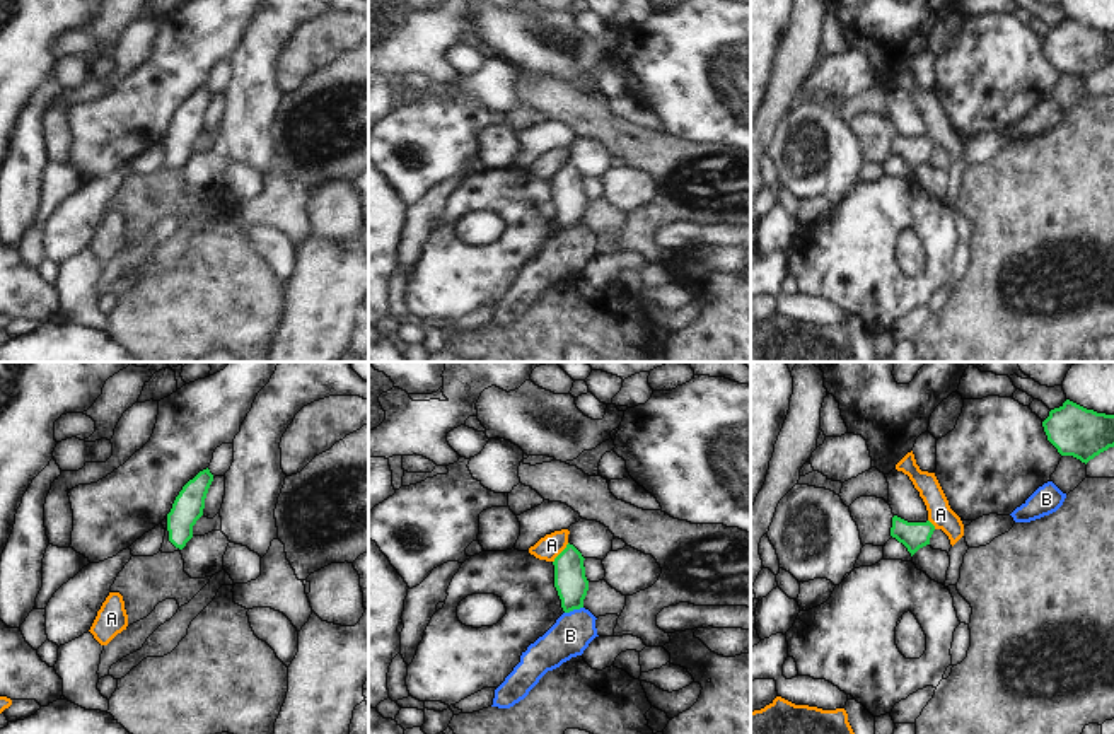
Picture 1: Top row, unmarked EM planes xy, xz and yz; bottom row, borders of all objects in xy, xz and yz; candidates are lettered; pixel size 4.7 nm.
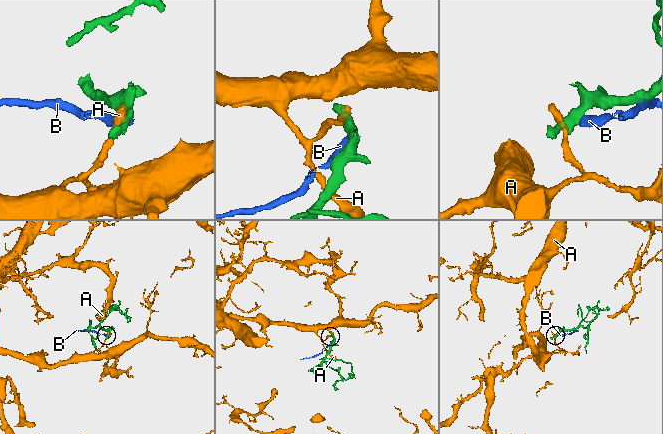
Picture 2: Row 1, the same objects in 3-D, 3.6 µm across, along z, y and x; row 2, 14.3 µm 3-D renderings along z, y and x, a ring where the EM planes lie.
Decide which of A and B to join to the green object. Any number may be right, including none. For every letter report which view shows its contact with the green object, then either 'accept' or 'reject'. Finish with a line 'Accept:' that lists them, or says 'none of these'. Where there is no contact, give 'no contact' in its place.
A: meets green in xz; reject
B: meets green in xz; reject
Accept: none of these

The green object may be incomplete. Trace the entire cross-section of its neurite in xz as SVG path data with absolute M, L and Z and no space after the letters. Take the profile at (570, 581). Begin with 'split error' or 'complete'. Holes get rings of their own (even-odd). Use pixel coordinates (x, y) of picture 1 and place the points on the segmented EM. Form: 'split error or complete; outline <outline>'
complete; outline M573 546L566 548L554 558L554 587L561 599L565 613L583 608L589 591L582 553Z

